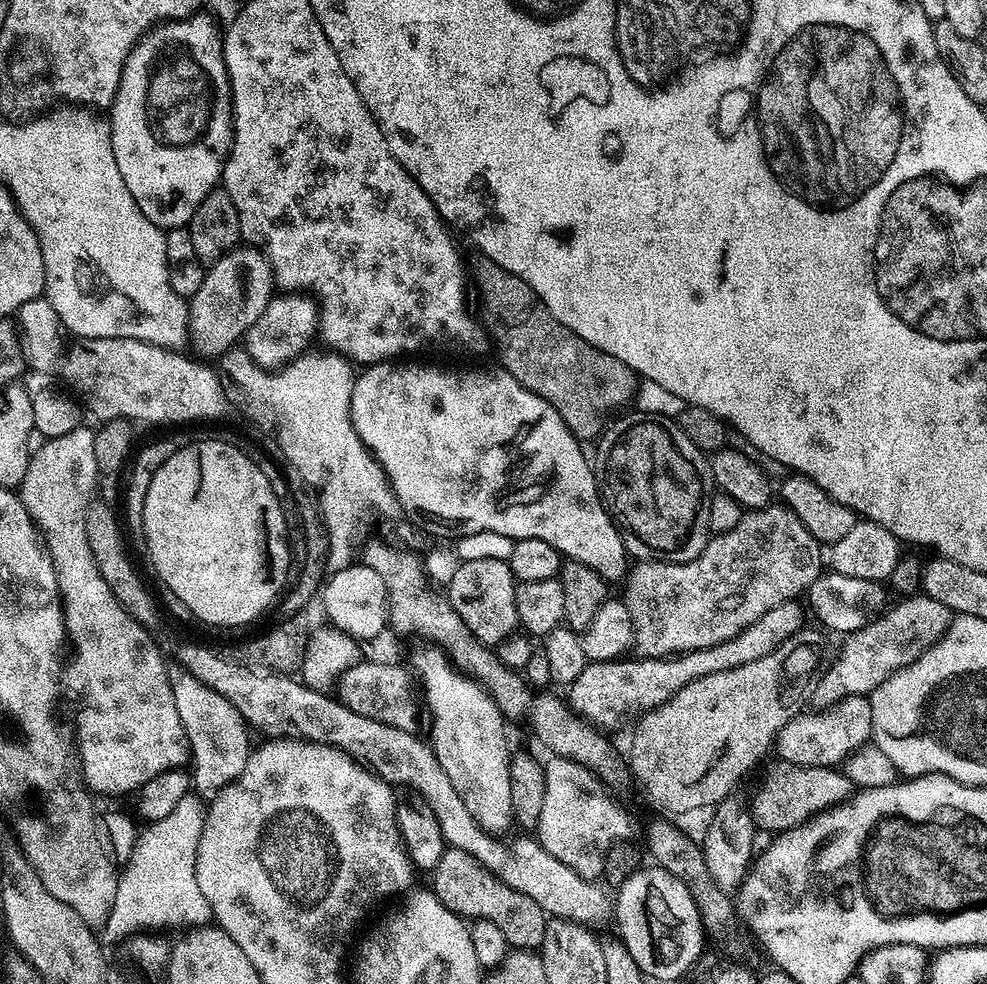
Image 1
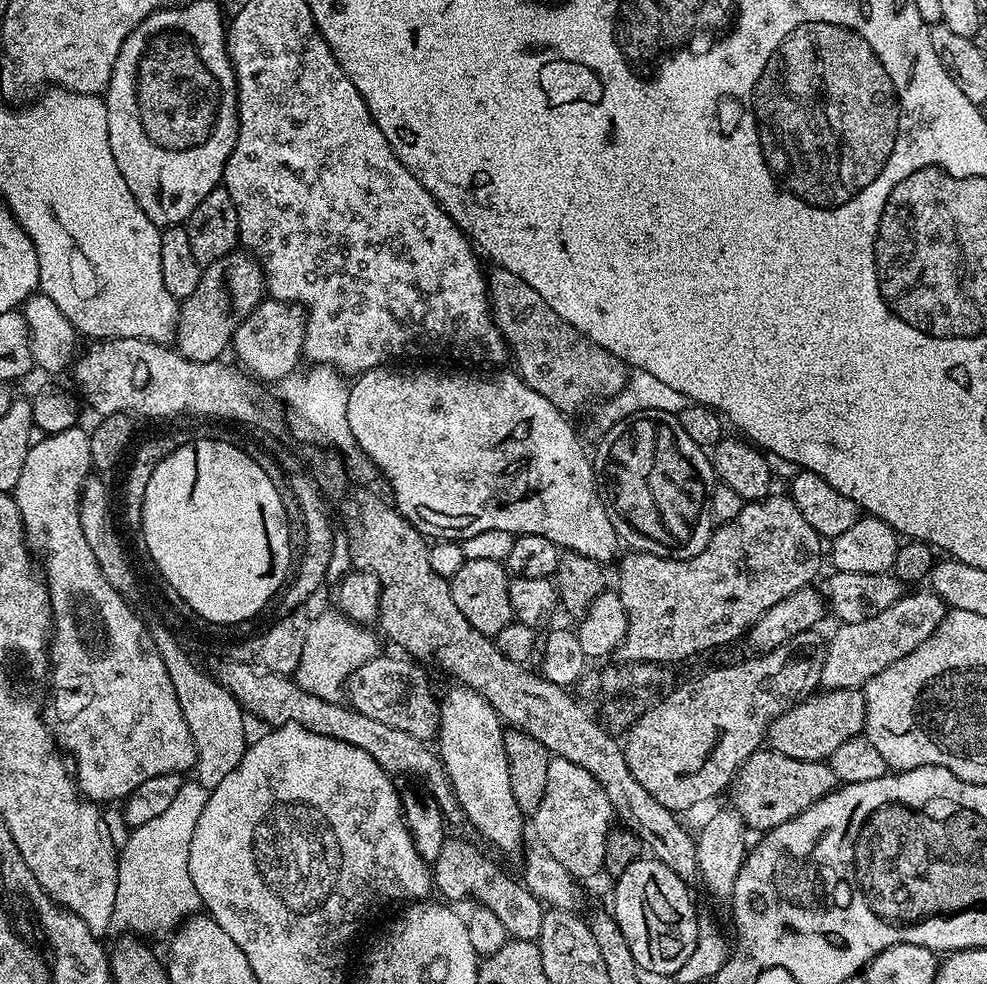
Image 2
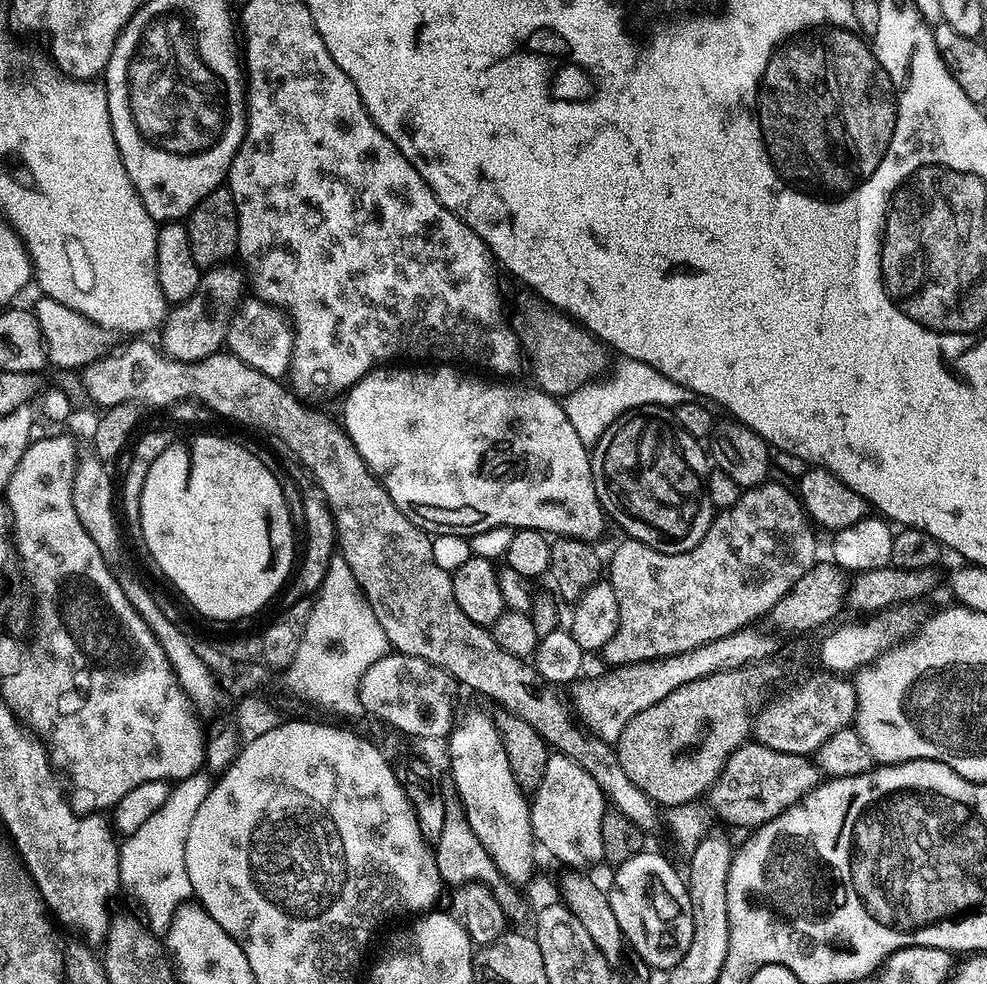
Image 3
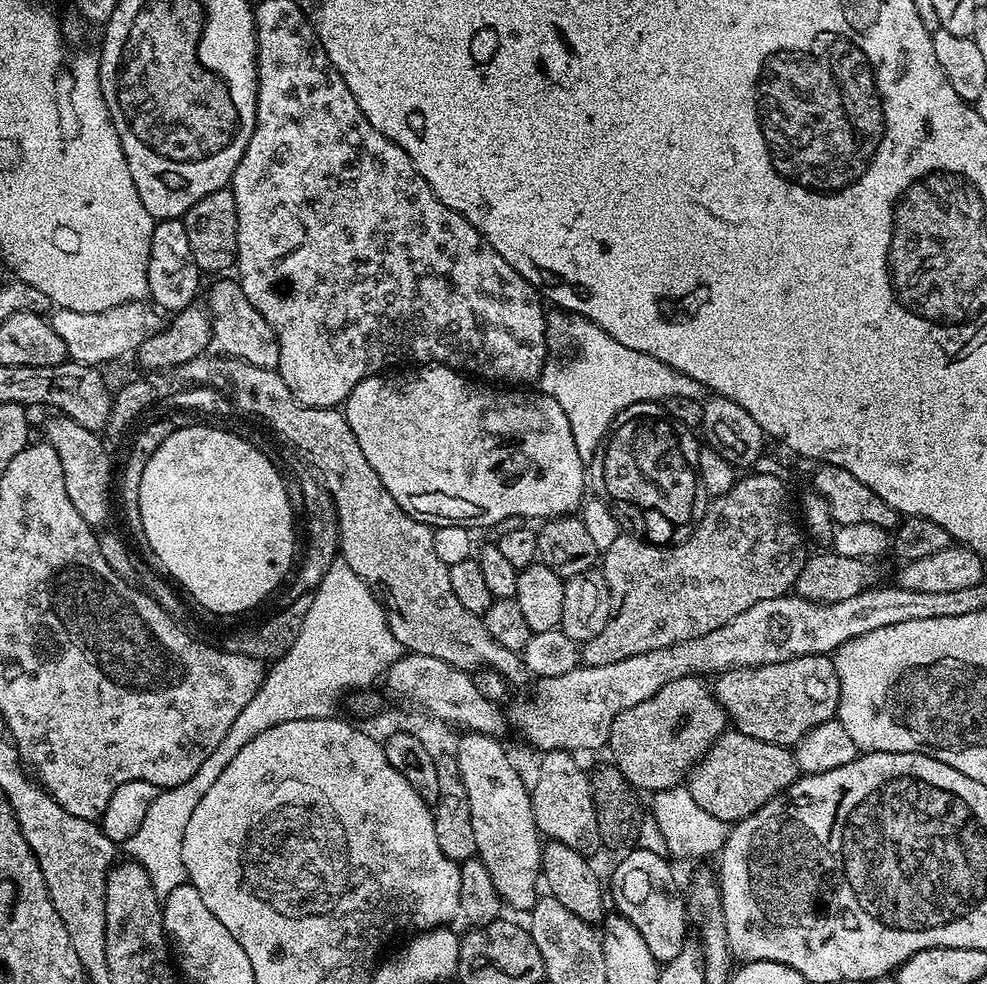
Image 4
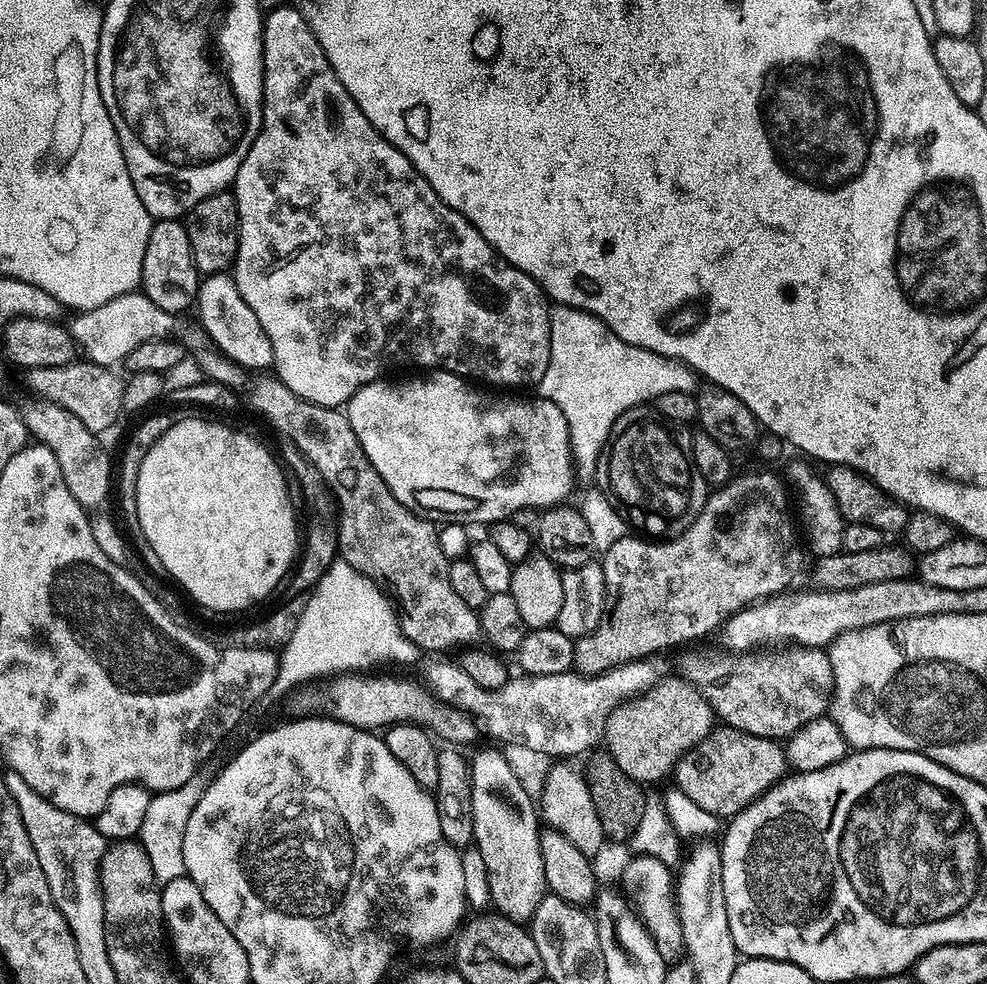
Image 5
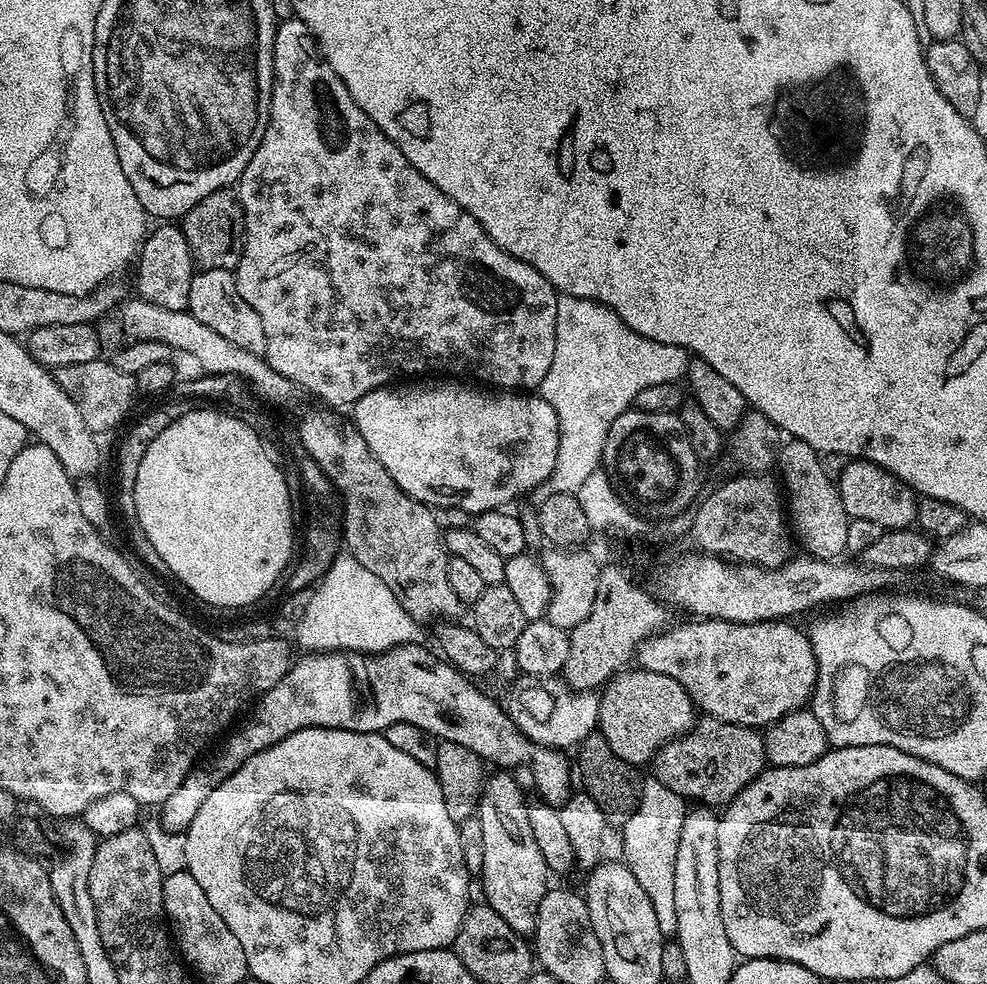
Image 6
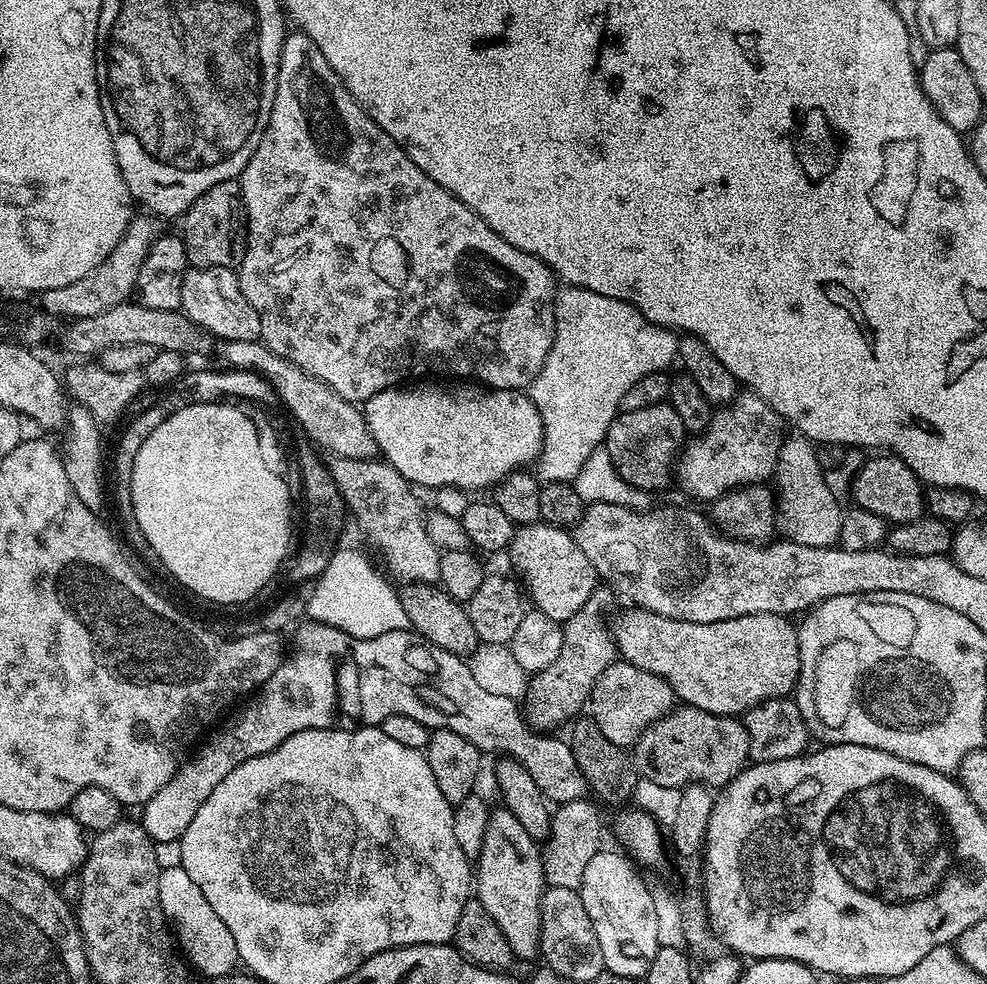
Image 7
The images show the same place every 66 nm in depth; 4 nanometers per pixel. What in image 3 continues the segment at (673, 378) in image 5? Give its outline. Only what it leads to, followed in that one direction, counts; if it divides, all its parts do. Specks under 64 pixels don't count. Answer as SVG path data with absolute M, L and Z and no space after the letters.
M620 358L617 361L616 365L615 363L611 365L610 371L603 377L605 380L601 384L587 382L563 397L562 403L566 418L570 418L570 426L574 426L578 438L582 438L582 442L586 445L595 446L602 438L604 431L619 416L630 410L646 406L675 410L679 404L685 404L694 398L689 388L666 378L666 374L654 370L654 366L646 366L646 362L627 358Z

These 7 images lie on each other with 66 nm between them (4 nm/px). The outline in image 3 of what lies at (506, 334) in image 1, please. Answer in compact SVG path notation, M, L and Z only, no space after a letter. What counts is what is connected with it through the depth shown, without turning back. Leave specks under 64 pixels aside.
M535 294L527 295L516 304L516 320L514 316L516 333L526 351L530 368L532 364L532 372L537 380L535 383L540 391L563 398L581 385L593 381L598 372L605 371L609 363L604 354L605 345L601 344L587 328L561 312L559 308L552 307Z

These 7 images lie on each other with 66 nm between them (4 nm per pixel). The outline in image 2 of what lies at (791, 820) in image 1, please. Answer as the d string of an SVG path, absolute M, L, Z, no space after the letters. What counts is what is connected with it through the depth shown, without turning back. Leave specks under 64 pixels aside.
M771 750L755 752L738 769L732 777L730 793L732 792L731 811L737 812L749 829L757 828L757 833L769 832L774 826L782 826L782 822L790 822L798 814L802 814L814 802L818 802L823 796L829 796L836 791L838 781L834 770L826 763L818 760L799 760L798 758L786 758L786 754L778 754Z

